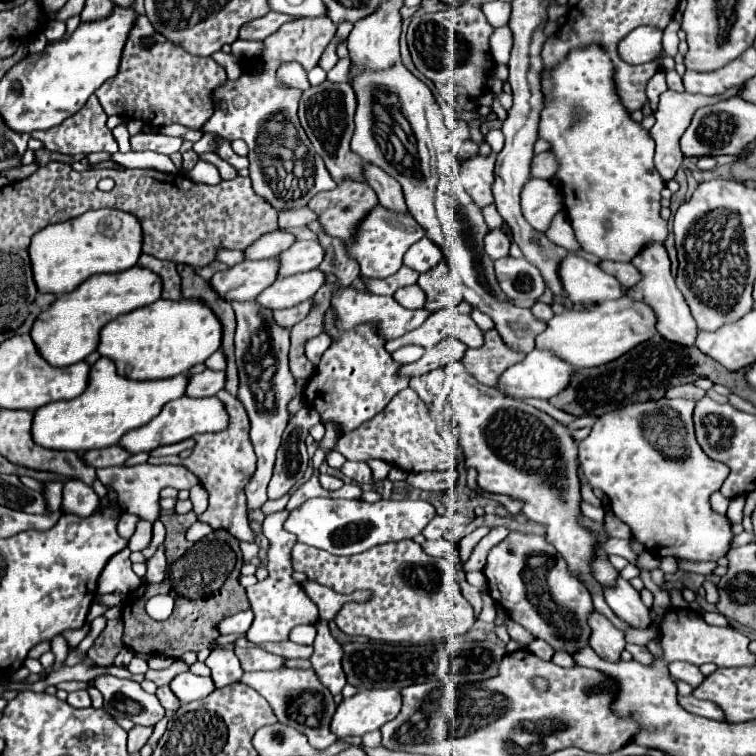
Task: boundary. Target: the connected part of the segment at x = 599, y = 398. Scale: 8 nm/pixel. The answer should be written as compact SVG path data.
M655 335L649 343L637 345L633 351L625 353L617 361L611 361L611 363L599 365L599 367L591 367L591 369L577 369L577 373L571 379L571 385L567 389L563 389L559 395L555 395L551 399L551 403L557 409L567 411L575 417L583 417L583 415L601 417L609 411L625 407L629 401L631 403L657 401L657 399L665 397L665 391L669 387L693 383L701 377L707 377L713 383L721 383L721 385L729 387L733 393L745 389L741 385L745 379L743 373L739 375L739 373L727 371L721 363L715 363L707 355L701 355L701 351L697 351L695 347L689 347L689 349L677 347L675 343L665 343L665 339Z

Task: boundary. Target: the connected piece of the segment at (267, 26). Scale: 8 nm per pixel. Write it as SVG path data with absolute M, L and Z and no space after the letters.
M271 11L269 15L265 15L265 17L261 17L261 19L253 21L253 23L247 23L247 27L241 29L241 39L257 39L257 41L263 41L271 33L275 33L283 23L289 23L289 21L295 21L295 17Z

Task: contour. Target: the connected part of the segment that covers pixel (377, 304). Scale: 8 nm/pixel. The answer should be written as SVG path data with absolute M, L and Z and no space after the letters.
M347 287L343 291L337 291L333 295L331 305L337 311L337 325L339 327L355 327L357 323L373 321L373 323L381 323L381 333L387 339L395 339L395 337L401 337L401 335L417 329L429 317L429 311L425 311L425 309L407 309L407 307L399 305L395 301L395 297L381 297L381 295L373 295L373 293L357 293L351 287Z

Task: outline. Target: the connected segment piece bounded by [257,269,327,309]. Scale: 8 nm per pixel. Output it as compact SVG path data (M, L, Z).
M311 269L307 273L297 273L297 275L277 279L273 287L267 287L257 297L257 303L261 303L263 307L273 307L273 309L293 307L301 301L311 299L317 293L317 289L325 283L325 279L327 275L319 269Z

